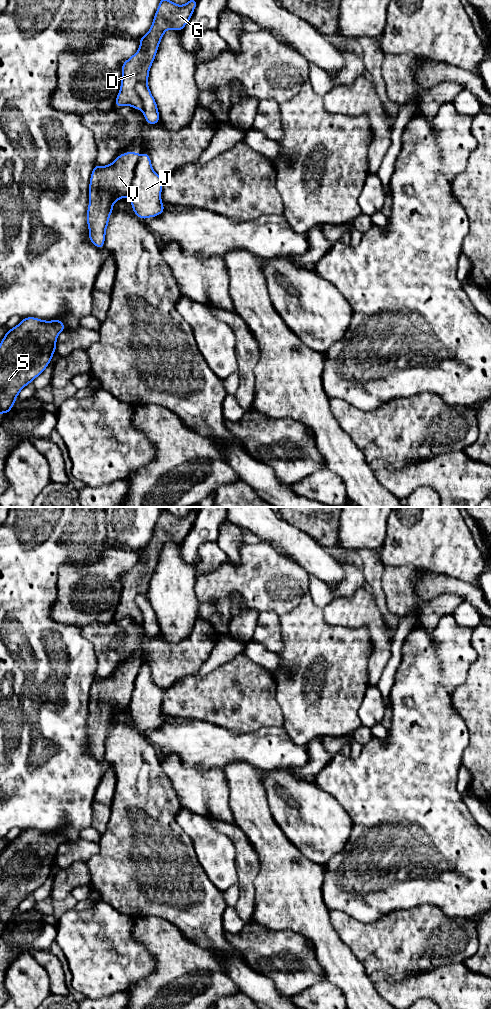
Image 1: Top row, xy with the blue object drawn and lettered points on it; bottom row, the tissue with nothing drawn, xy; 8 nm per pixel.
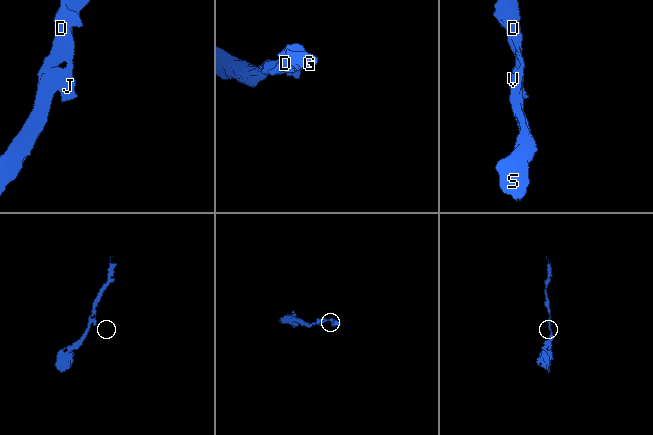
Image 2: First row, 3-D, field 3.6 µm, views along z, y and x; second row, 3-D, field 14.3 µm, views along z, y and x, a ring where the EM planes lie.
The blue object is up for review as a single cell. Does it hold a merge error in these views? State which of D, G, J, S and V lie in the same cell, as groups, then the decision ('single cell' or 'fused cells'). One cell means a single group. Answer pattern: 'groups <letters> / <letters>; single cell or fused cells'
groups D G S V / J; fused cells

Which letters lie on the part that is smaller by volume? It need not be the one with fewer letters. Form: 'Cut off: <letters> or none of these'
Cut off: J

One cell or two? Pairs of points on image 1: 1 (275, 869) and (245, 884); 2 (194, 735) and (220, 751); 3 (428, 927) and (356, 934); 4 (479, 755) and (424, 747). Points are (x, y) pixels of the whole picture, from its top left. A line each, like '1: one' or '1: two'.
1: two
2: one
3: one
4: two

